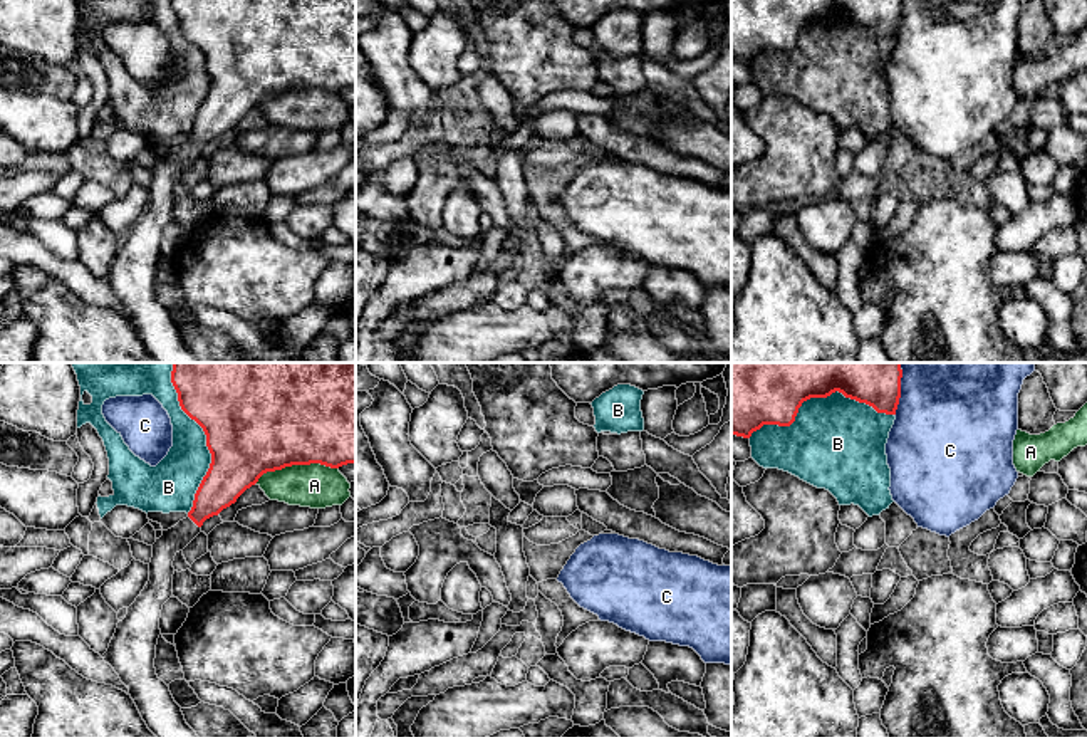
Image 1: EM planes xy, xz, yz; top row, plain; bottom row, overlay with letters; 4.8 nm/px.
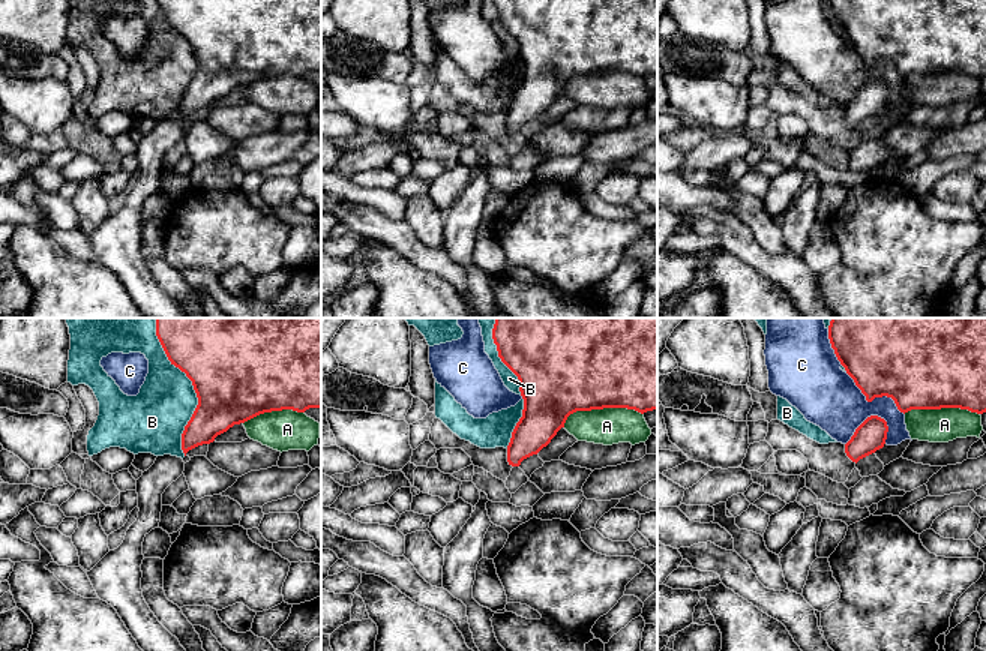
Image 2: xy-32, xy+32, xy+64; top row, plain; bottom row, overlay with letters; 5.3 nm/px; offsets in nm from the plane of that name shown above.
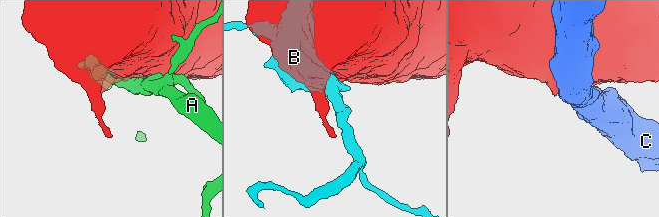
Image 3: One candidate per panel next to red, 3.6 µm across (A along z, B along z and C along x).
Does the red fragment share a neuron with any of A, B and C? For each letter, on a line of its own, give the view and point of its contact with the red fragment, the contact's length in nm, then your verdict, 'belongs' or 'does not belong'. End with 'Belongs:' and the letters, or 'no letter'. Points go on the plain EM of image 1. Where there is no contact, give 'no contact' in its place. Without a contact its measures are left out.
A: meets red in xy at (296, 88); contact 400 nm long; does not belong
B: meets red in yz at (816, 20); contact 700 nm long; does not belong
C: meets red in yz at (899, 20); contact 200 nm long; does not belong
Belongs: no letter

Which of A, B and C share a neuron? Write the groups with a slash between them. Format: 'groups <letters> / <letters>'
groups A / B / C

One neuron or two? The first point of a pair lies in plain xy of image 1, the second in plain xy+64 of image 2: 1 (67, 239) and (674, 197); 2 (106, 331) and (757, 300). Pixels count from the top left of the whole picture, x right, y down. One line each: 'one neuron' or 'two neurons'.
1: one neuron
2: one neuron

